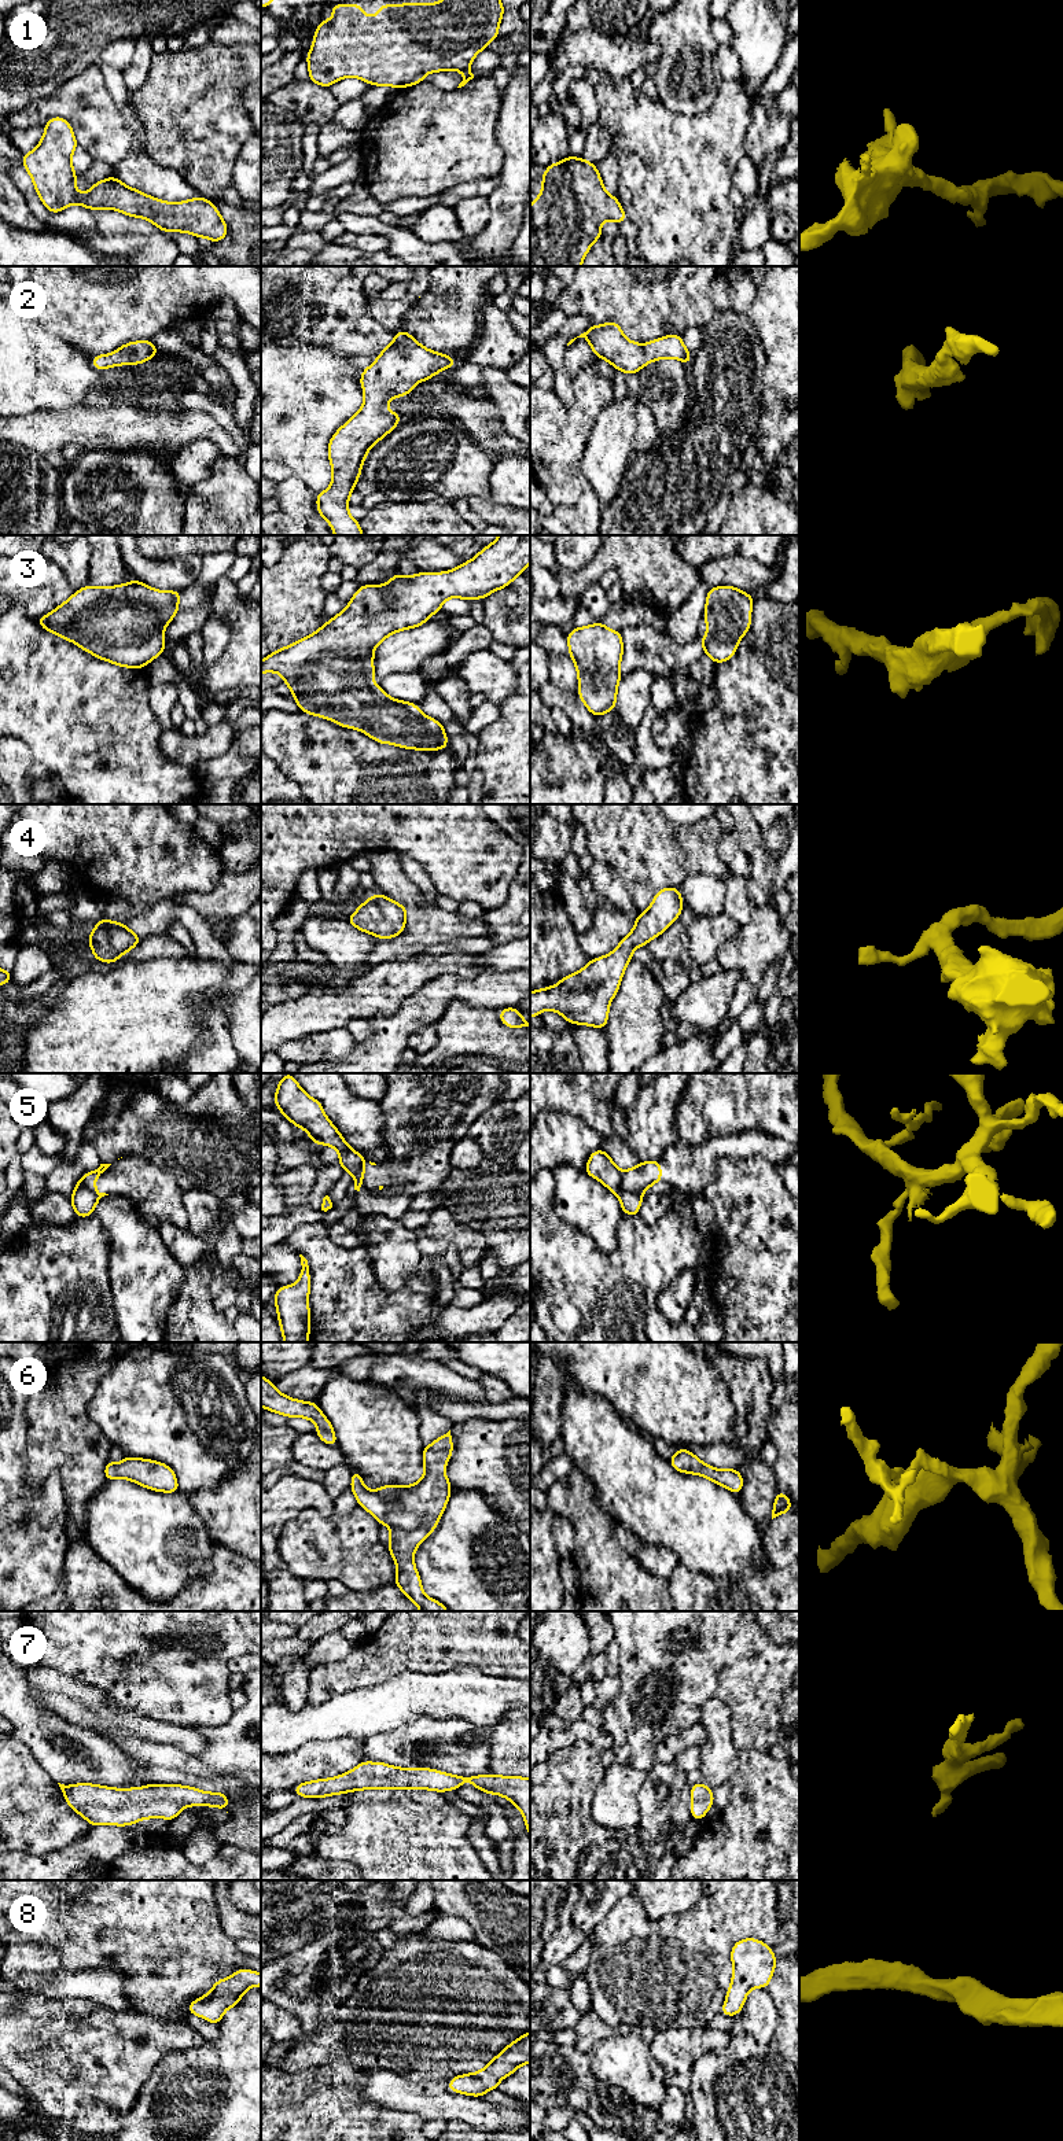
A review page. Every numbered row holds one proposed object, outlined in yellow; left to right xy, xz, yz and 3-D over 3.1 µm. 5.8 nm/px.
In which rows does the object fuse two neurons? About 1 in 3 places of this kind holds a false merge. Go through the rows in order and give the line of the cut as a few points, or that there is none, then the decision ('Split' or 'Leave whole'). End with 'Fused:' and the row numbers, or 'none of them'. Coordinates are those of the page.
1: No split. Leave whole
2: No split. Leave whole
3: No split. Leave whole
4: No split. Leave whole
5: Split along yz (621, 1174), (621, 1186), (628, 1191), (640, 1194). Split
6: No split. Leave whole
7: No split. Leave whole
8: No split. Leave whole
Fused: 5

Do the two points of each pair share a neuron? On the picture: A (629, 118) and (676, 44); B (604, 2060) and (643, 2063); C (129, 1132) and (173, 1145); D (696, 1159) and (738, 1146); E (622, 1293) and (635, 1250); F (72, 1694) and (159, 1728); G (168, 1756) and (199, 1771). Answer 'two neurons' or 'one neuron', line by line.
A: two neurons
B: one neuron
C: one neuron
D: one neuron
E: one neuron
F: one neuron
G: one neuron

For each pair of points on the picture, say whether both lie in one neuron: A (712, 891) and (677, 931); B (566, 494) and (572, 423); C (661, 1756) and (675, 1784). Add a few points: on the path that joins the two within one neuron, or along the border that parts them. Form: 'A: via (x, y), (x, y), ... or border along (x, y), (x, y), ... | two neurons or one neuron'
A: border along (684, 907), (699, 914), (723, 913) | two neurons
B: via (566, 476), (566, 441) | one neuron
C: border along (655, 1761), (673, 1762) | two neurons

